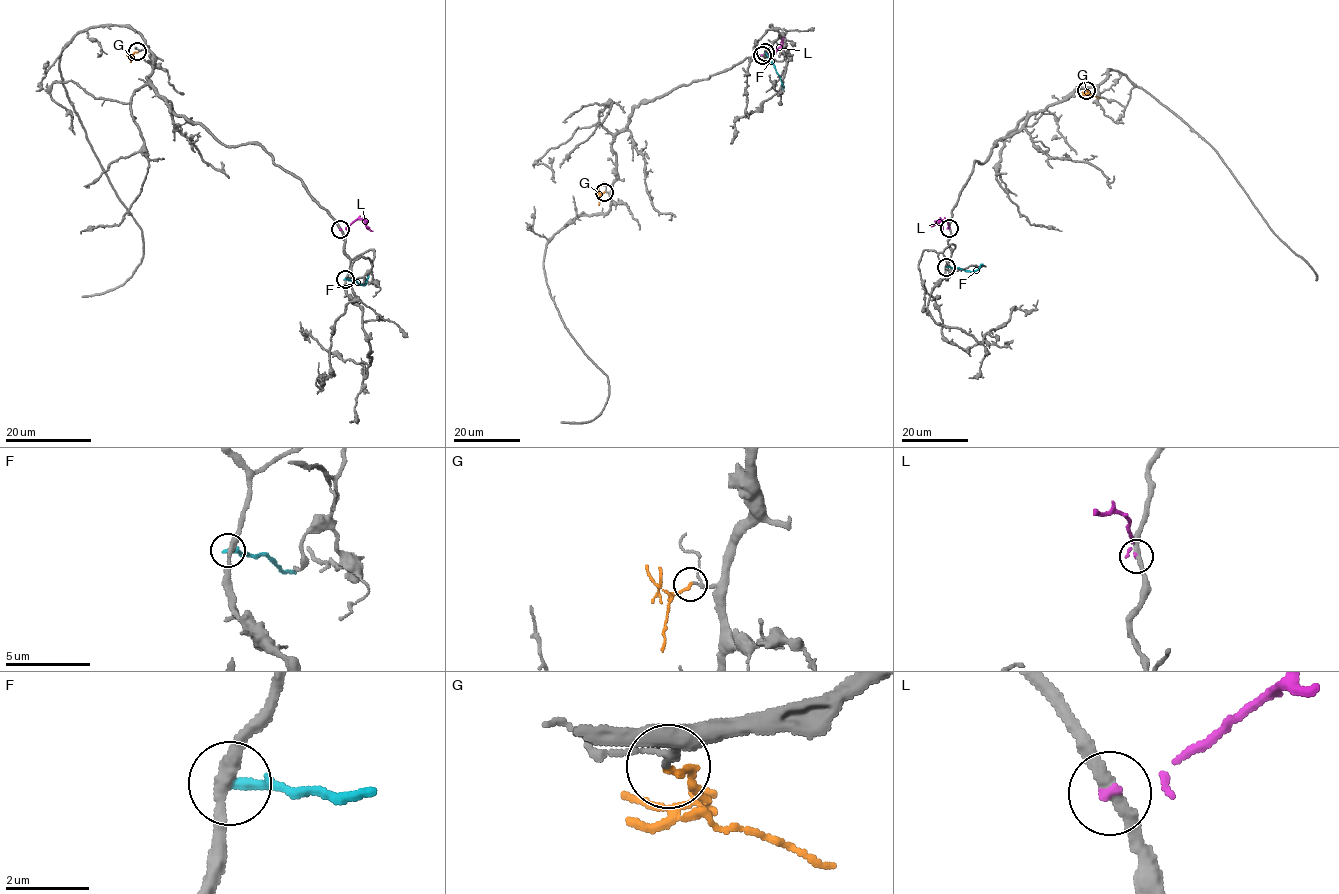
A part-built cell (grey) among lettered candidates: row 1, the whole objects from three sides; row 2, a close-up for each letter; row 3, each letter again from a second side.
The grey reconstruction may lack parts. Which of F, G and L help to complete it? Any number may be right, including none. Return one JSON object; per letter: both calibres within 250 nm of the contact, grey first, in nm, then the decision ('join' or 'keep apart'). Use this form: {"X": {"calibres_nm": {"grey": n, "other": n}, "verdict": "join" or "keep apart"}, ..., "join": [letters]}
{"F": {"calibres_nm": {"grey": 300, "other": 240}, "verdict": "keep apart"}, "G": {"calibres_nm": {"grey": 130, "other": 160}, "verdict": "join"}, "L": {"calibres_nm": {"grey": 320, "other": 150}, "verdict": "keep apart"}, "join": ["G"]}

